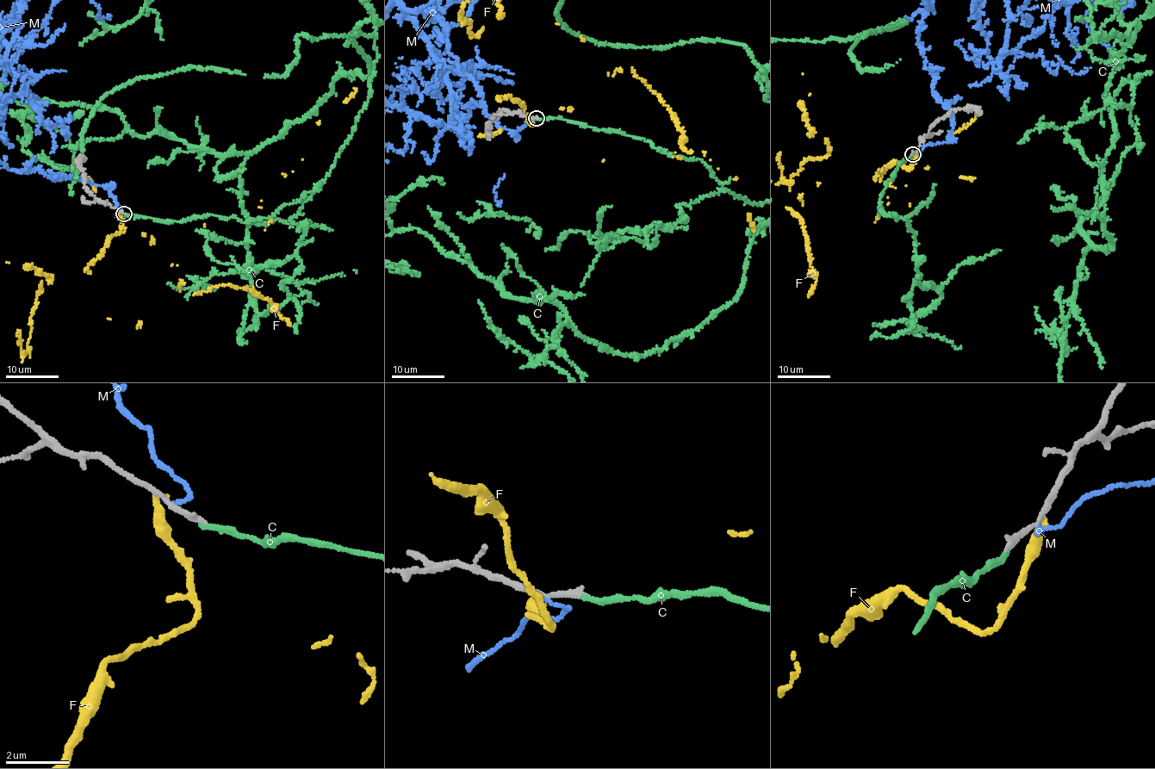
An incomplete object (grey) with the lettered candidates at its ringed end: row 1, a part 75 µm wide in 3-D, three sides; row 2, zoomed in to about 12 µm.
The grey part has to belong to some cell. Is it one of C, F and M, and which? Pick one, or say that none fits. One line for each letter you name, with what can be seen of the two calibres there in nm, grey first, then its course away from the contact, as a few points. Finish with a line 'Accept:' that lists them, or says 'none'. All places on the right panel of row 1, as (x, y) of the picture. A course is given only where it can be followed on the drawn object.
C: calibres 180 and 170 nm
Accept: C

